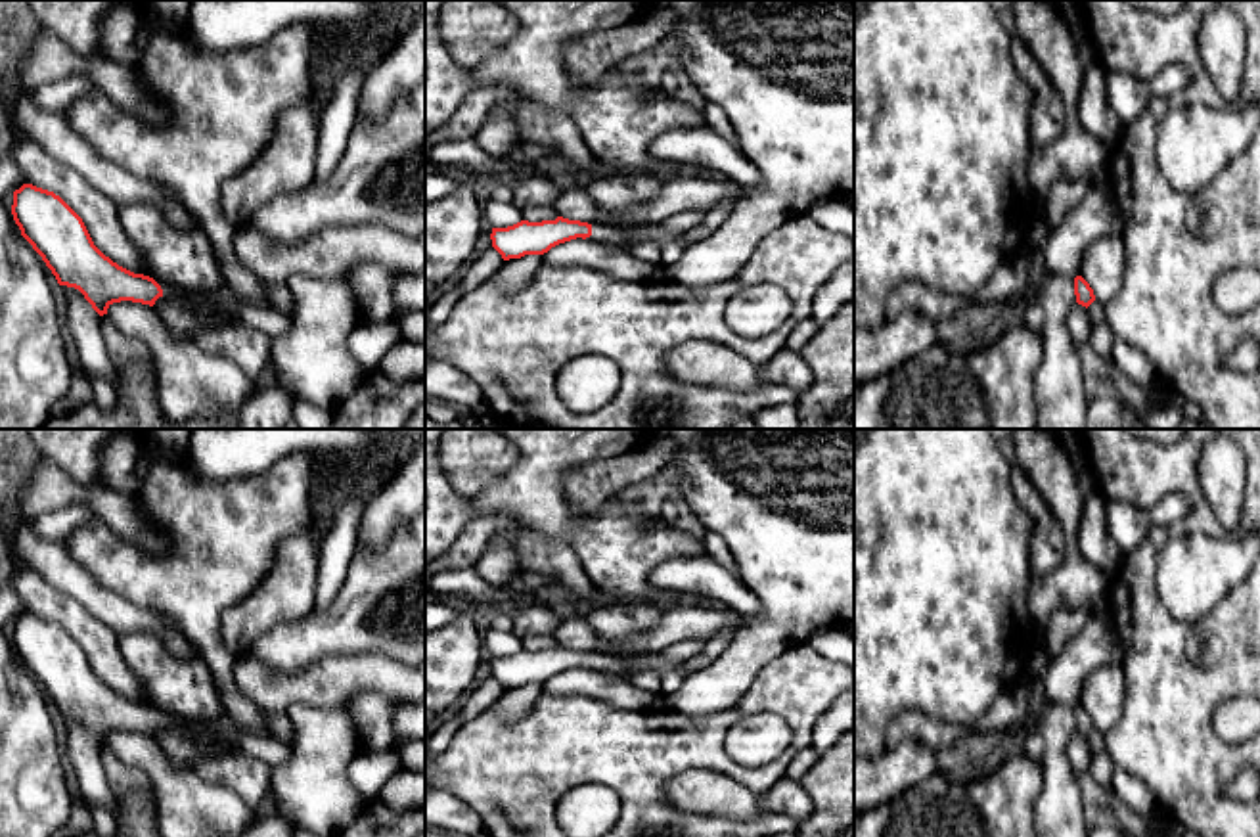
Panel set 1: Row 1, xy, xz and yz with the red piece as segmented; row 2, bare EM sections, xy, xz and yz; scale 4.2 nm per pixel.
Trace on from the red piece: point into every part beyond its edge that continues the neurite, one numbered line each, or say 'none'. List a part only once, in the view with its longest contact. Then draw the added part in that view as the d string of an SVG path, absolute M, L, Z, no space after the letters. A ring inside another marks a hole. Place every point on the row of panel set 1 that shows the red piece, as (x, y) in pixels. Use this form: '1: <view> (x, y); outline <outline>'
1: xy (269, 320); outline M157 282L165 299L211 299L220 306L226 306L237 316L237 326L251 328L266 333L270 339L281 335L291 322L289 314L283 314L274 305L259 305L241 297L226 282L211 291L184 291L182 287Z

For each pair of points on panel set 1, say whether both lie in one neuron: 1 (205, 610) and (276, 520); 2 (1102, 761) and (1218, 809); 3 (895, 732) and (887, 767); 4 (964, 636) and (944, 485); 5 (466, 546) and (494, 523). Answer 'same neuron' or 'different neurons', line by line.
1: same neuron
2: different neurons
3: different neurons
4: same neuron
5: same neuron

